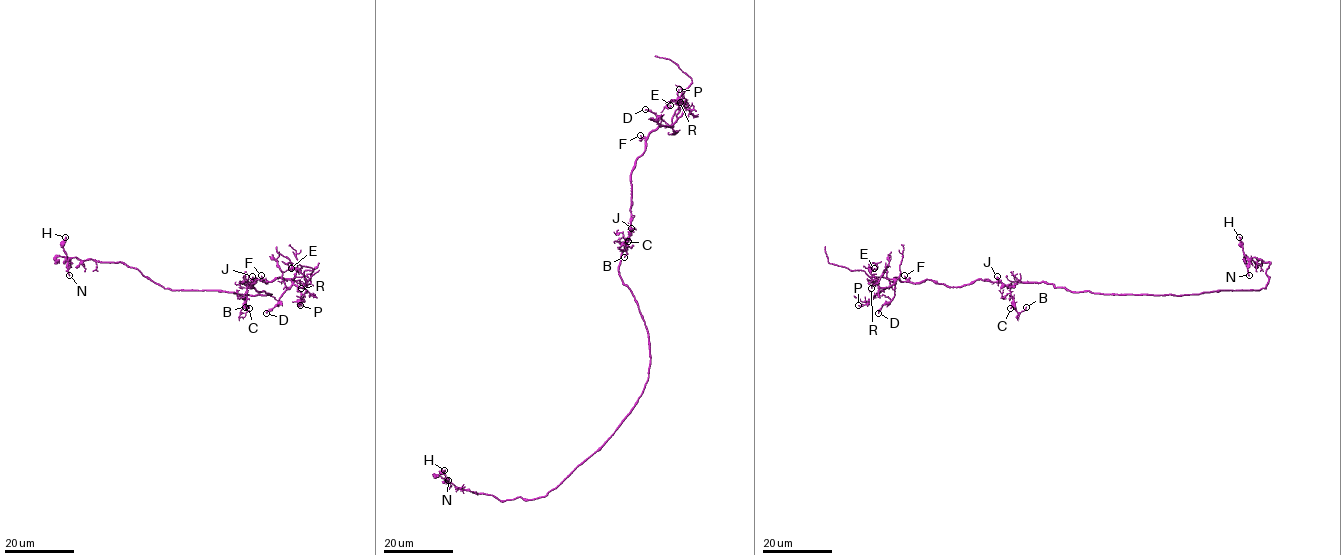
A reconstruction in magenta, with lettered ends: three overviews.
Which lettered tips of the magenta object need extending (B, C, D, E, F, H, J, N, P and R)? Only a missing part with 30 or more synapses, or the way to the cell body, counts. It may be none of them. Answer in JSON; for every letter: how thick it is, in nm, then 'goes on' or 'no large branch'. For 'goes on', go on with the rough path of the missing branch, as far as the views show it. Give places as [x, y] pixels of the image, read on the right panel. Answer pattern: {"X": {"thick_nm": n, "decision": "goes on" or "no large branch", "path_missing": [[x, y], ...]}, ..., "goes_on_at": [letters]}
{"B": {"thick_nm": 130, "decision": "no large branch"}, "C": {"thick_nm": 120, "decision": "no large branch"}, "D": {"thick_nm": 160, "decision": "no large branch"}, "E": {"thick_nm": 170, "decision": "no large branch"}, "F": {"thick_nm": 90, "decision": "no large branch"}, "H": {"thick_nm": 240, "decision": "no large branch"}, "J": {"thick_nm": 130, "decision": "no large branch"}, "N": {"thick_nm": 180, "decision": "no large branch"}, "P": {"thick_nm": 170, "decision": "no large branch"}, "R": {"thick_nm": 130, "decision": "no large branch"}, "goes_on_at": []}

